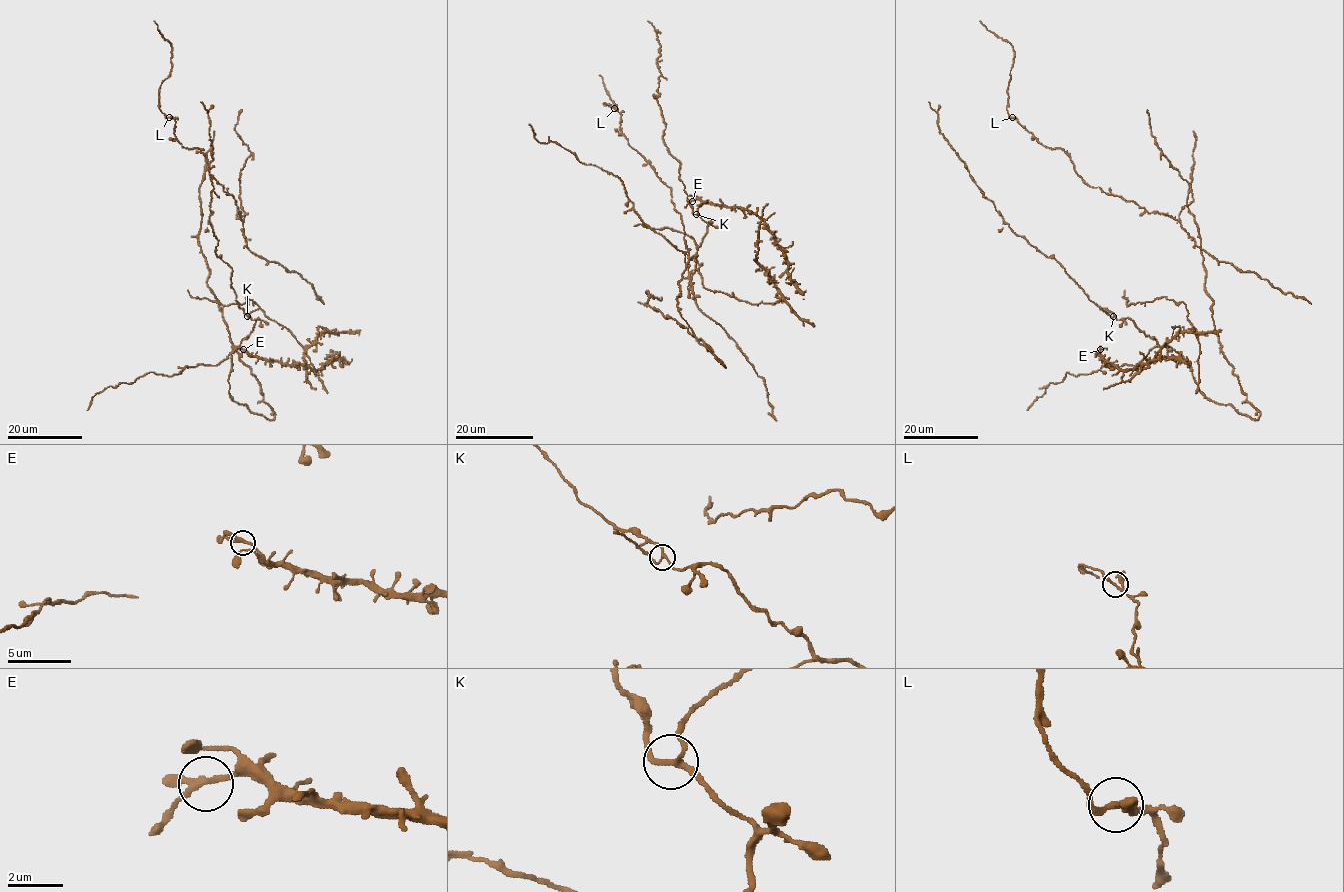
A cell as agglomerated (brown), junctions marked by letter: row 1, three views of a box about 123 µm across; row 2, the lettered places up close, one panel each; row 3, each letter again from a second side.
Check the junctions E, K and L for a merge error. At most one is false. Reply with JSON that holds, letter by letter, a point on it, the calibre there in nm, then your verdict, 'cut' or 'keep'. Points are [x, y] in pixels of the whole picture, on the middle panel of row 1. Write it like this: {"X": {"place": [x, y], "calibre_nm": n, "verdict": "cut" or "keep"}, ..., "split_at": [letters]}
{"E": {"place": [692, 201], "calibre_nm": 200, "verdict": "keep"}, "K": {"place": [696, 214], "calibre_nm": 180, "verdict": "keep"}, "L": {"place": [614, 108], "calibre_nm": 180, "verdict": "keep"}, "split_at": []}

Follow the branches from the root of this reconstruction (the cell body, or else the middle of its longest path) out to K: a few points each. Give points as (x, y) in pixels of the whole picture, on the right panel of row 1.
K: (1223, 354), (1247, 401), (1260, 413), (1257, 419), (1208, 399), (1180, 353), (1161, 347), (1130, 319), (1113, 316)

